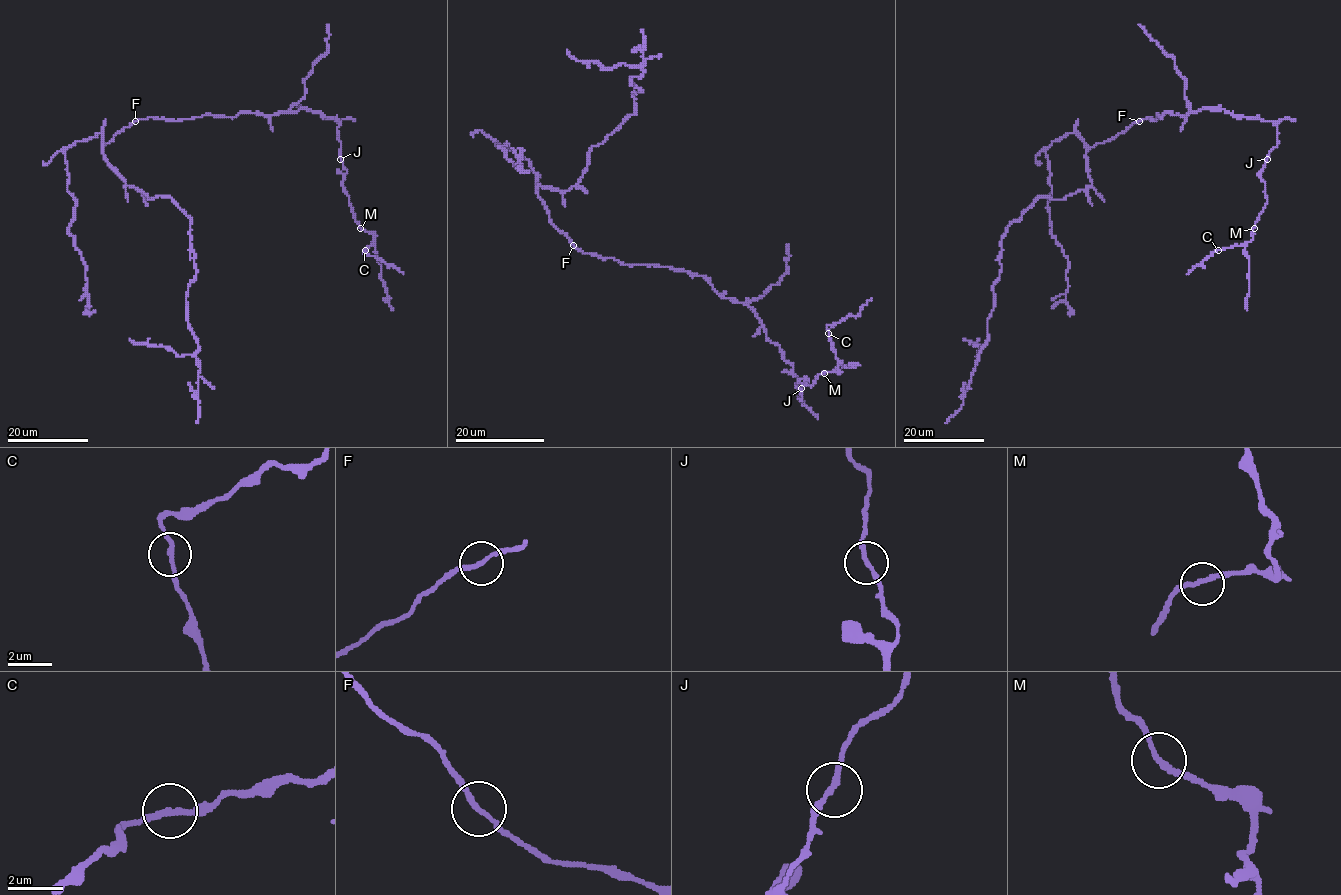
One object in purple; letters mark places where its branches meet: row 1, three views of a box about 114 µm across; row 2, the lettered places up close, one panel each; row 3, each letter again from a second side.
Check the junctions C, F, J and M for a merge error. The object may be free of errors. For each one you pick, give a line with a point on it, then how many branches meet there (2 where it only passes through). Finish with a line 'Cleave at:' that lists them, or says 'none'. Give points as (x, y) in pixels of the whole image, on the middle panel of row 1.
Cleave at: none

